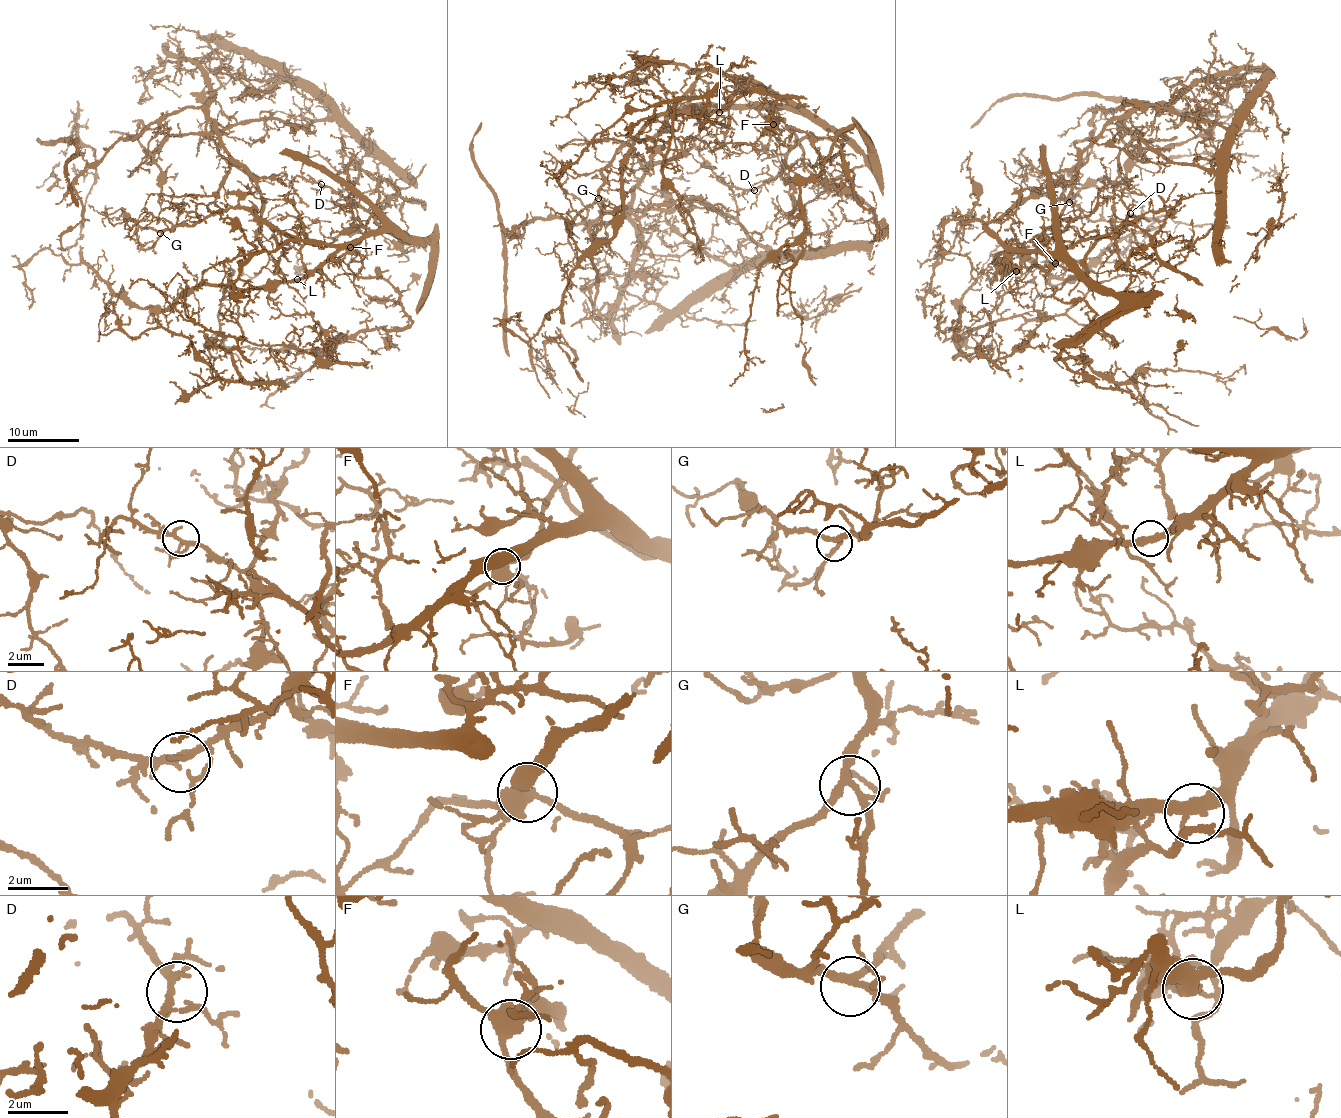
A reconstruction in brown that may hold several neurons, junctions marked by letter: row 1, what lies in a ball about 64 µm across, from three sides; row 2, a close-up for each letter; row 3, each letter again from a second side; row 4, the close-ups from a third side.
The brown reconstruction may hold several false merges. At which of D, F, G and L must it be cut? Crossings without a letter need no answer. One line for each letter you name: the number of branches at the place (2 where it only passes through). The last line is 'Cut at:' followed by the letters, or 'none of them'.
L: Branches: 3
Cut at: L

